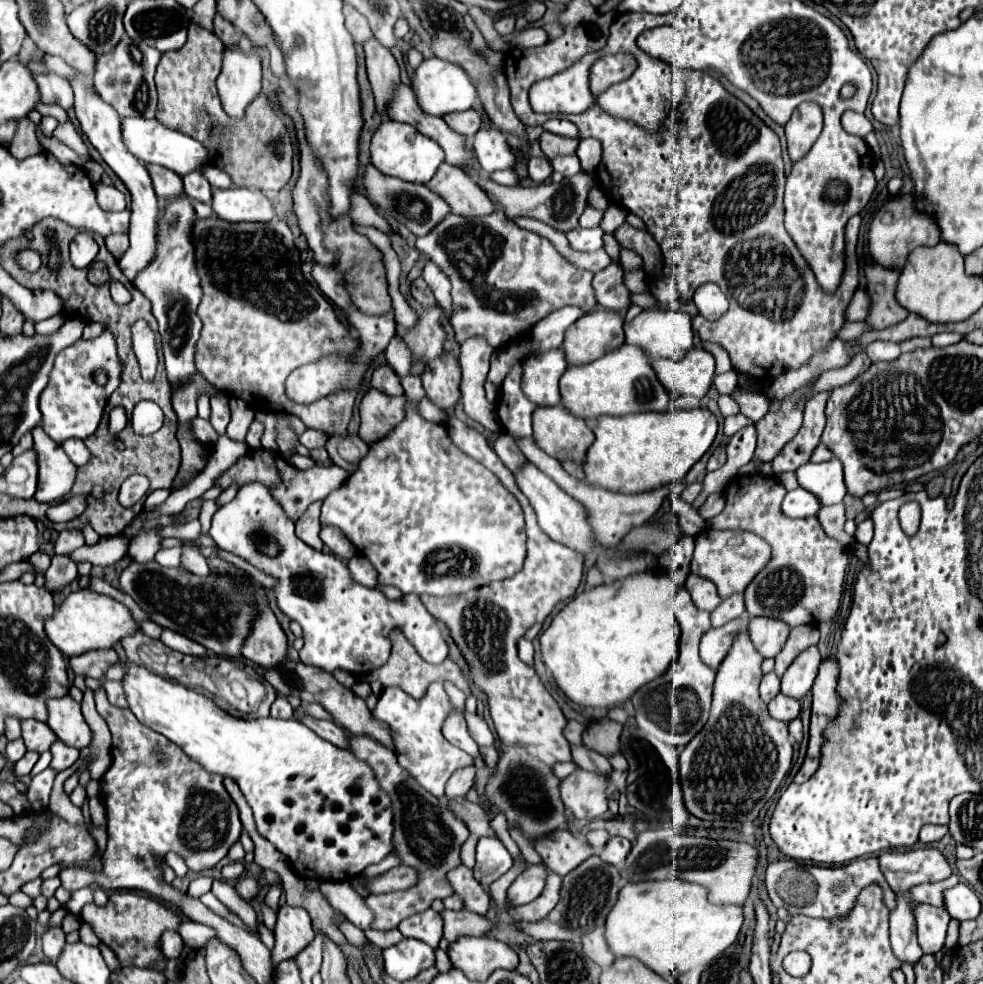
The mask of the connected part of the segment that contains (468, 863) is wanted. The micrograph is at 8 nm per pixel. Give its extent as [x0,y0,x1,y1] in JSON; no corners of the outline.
[461,835,477,869]

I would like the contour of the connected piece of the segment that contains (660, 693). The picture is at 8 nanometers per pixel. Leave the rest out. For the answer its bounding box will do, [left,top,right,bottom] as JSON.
[633,587,715,737]

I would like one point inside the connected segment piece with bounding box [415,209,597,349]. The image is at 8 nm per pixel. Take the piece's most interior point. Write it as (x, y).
(504, 279)

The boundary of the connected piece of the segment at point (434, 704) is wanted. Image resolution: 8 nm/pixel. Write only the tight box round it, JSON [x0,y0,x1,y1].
[373,683,473,797]

